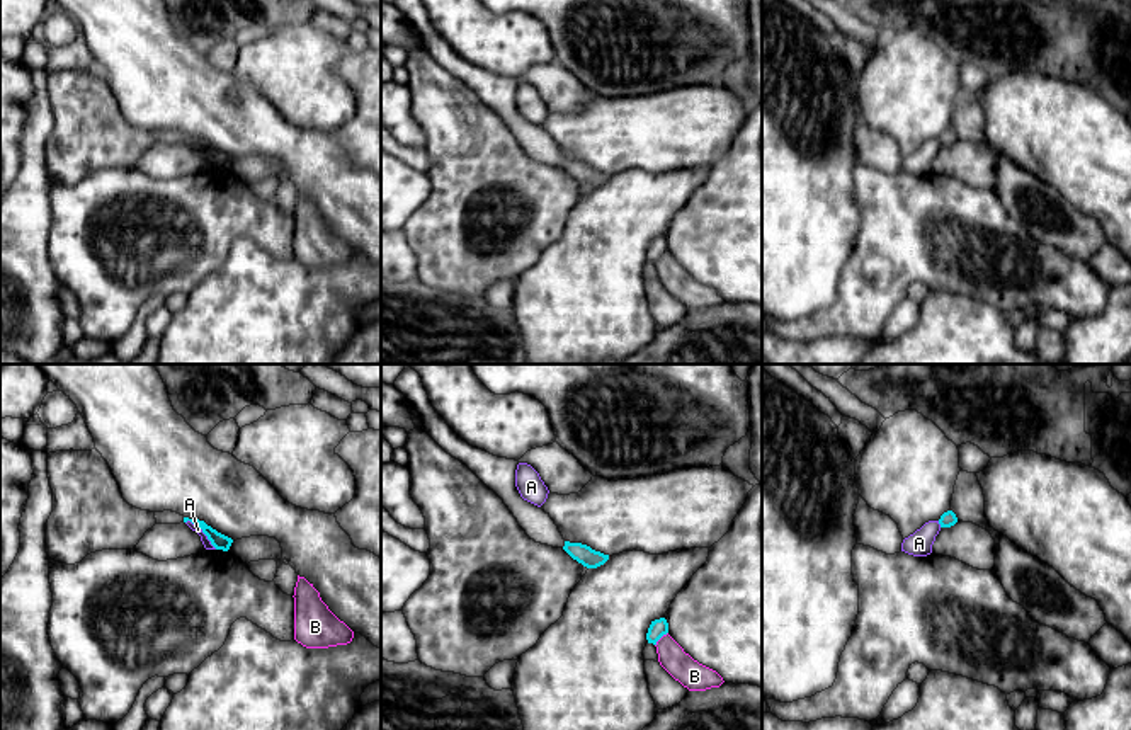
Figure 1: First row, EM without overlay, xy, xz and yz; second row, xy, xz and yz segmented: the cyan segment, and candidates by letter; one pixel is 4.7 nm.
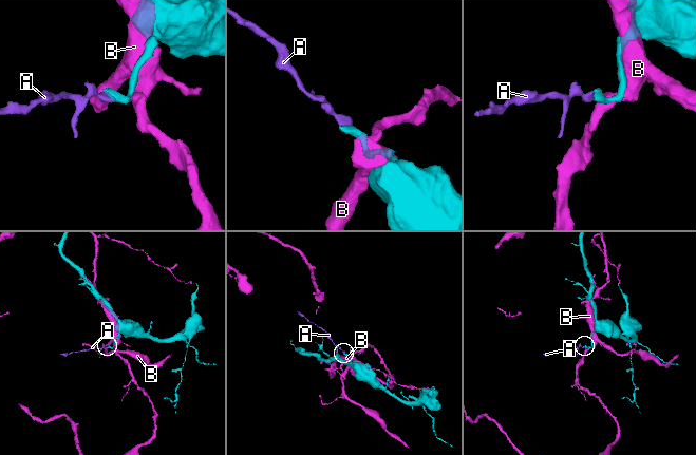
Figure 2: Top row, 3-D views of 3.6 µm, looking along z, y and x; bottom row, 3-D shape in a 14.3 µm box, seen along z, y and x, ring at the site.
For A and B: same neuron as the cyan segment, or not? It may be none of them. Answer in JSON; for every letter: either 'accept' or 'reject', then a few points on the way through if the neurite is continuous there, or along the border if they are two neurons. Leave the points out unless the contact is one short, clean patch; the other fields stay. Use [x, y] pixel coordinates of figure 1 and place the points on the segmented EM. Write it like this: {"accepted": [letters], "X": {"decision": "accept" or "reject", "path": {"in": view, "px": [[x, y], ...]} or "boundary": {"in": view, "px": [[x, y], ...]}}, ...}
{"accepted": [], "A": {"decision": "reject", "boundary": {"in": "xy", "px": [[186, 521], [198, 526], [216, 548]]}}, "B": {"decision": "reject"}}

